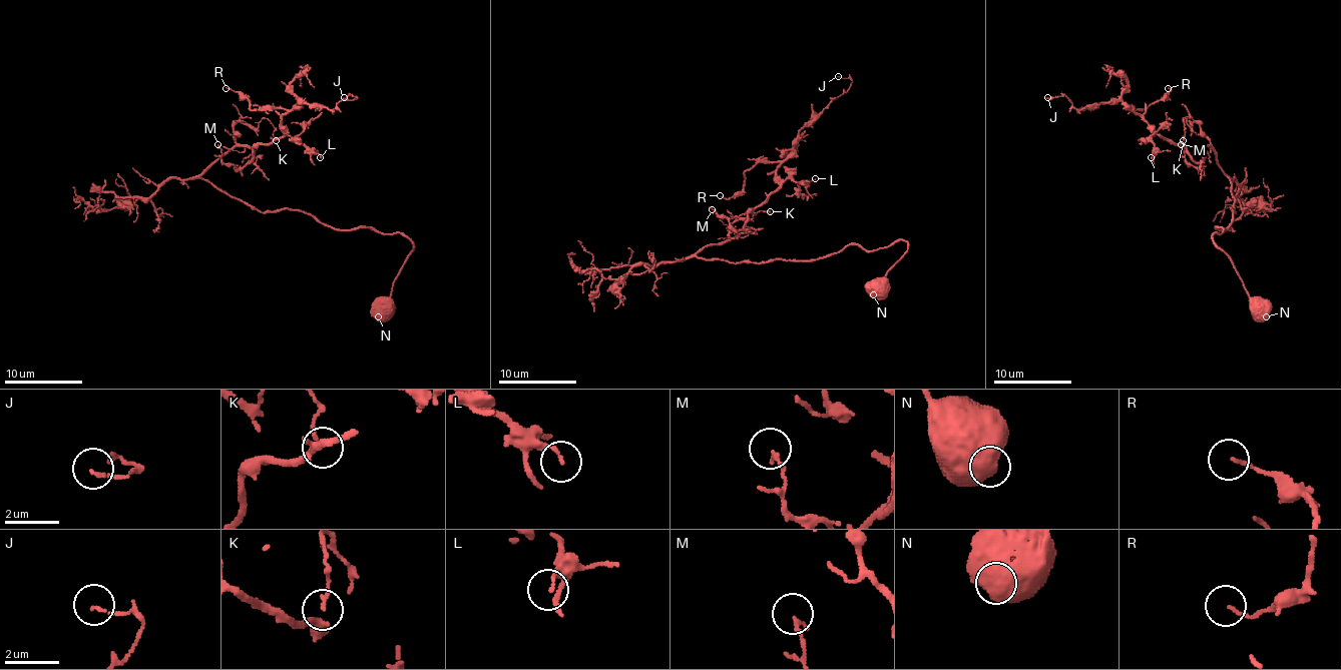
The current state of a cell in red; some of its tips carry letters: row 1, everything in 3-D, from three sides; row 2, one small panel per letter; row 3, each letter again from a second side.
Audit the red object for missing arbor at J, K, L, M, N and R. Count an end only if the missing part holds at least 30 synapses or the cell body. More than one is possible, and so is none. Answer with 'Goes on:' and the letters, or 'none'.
Goes on: none

